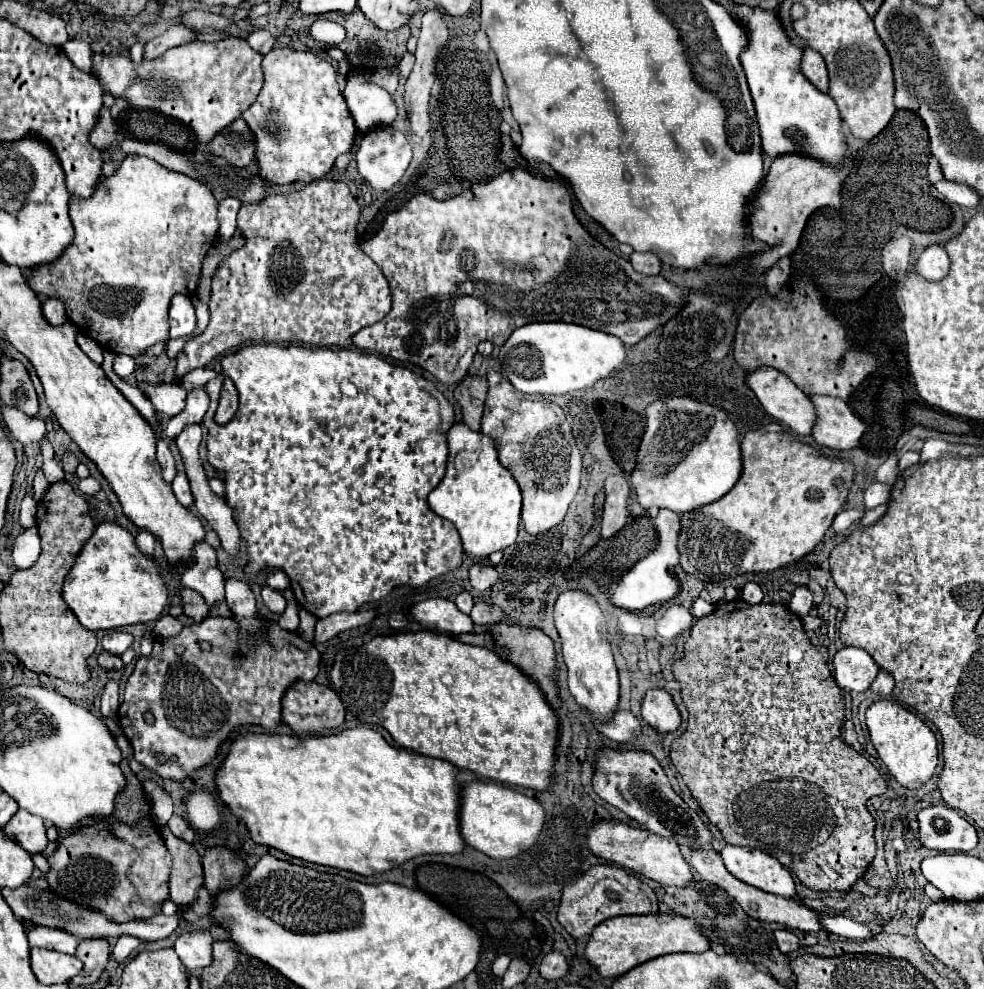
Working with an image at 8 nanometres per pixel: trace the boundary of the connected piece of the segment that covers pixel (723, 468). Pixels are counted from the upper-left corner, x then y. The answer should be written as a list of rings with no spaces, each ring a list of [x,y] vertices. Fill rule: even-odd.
[[[687,397],[665,399],[647,407],[647,431],[631,475],[637,501],[641,501],[645,509],[657,505],[677,513],[693,511],[693,507],[721,499],[737,483],[739,475],[739,431],[721,409]]]

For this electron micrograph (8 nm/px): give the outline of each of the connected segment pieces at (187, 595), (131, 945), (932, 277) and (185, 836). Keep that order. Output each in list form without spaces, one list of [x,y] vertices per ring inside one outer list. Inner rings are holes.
[[[183,585],[177,587],[177,595],[181,597],[181,607],[183,607],[183,613],[185,613],[187,617],[195,619],[197,623],[207,617],[209,607],[205,607],[205,601],[201,599],[201,595],[197,595],[195,591],[189,591],[189,589],[183,587]]]
[[[121,935],[121,937],[117,939],[117,945],[113,947],[113,957],[115,957],[115,961],[127,959],[127,957],[133,953],[133,949],[137,949],[139,945],[141,945],[141,939],[131,937],[131,935]]]
[[[943,245],[927,247],[915,261],[915,271],[925,281],[941,281],[949,271],[949,257],[943,251]]]
[[[173,815],[171,819],[169,819],[169,823],[167,823],[167,827],[171,829],[171,833],[175,835],[175,837],[179,837],[179,839],[183,839],[183,841],[187,841],[187,843],[191,843],[191,833],[193,833],[193,829],[189,827],[189,823],[183,819],[183,817],[179,817],[179,815]]]

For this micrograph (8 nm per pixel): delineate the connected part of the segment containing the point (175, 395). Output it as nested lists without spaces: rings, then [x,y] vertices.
[[[145,383],[143,391],[151,399],[151,403],[157,407],[159,413],[177,415],[185,407],[187,391],[183,387],[179,387],[179,385],[167,385],[167,383],[151,385],[151,383]]]

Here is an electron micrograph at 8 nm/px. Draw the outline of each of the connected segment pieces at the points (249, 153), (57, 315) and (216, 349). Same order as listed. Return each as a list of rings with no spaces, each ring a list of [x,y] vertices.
[[[239,117],[211,139],[209,151],[237,167],[247,167],[255,159],[253,133],[249,131],[247,123]]]
[[[47,299],[43,303],[43,315],[51,325],[61,325],[67,321],[65,307],[63,307],[63,303],[59,303],[59,299]]]
[[[319,179],[295,193],[273,193],[259,203],[249,203],[239,209],[237,227],[245,245],[223,259],[213,277],[213,295],[209,301],[211,321],[207,329],[185,343],[177,355],[175,377],[193,369],[205,367],[213,357],[255,341],[293,343],[315,347],[351,347],[351,337],[391,311],[391,291],[381,269],[357,245],[359,205],[347,183]]]

